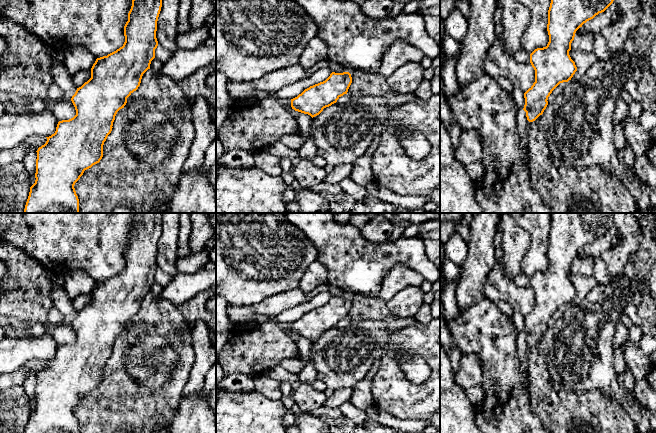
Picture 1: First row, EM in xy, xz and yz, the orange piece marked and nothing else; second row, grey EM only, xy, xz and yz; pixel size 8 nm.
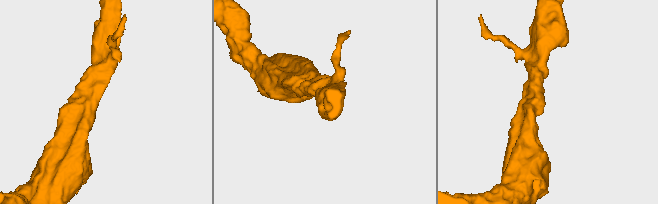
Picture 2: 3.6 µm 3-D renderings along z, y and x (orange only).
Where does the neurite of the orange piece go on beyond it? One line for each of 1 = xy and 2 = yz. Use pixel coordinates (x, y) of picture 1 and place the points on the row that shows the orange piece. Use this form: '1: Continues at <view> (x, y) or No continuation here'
1: No continuation here
2: No continuation here

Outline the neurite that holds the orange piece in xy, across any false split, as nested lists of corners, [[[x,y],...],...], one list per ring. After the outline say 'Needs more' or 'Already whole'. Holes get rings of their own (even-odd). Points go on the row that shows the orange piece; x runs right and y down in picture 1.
[[[132,0],[128,21],[124,26],[125,42],[116,51],[97,58],[91,78],[77,88],[71,101],[76,115],[59,121],[56,131],[38,148],[35,183],[30,187],[24,213],[79,213],[79,199],[74,185],[84,171],[100,162],[103,145],[112,131],[117,112],[127,98],[138,89],[143,74],[150,69],[158,46],[157,21],[162,0]]]. Already whole

